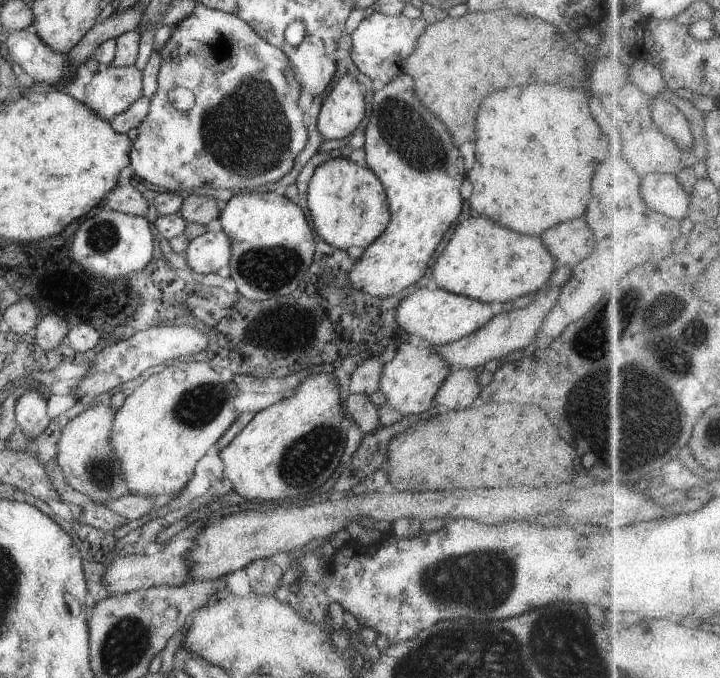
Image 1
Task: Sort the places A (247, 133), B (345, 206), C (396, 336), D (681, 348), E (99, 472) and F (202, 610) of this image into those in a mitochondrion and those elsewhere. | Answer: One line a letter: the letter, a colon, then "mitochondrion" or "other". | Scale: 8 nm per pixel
A: mitochondrion
B: other
C: other
D: mitochondrion
E: mitochondrion
F: other

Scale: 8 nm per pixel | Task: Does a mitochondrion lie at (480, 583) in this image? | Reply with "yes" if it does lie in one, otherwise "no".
yes

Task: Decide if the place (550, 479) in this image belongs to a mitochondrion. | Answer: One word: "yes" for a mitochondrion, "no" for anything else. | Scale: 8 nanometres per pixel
no

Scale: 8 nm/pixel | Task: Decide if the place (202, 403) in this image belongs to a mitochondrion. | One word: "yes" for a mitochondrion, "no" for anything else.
yes

